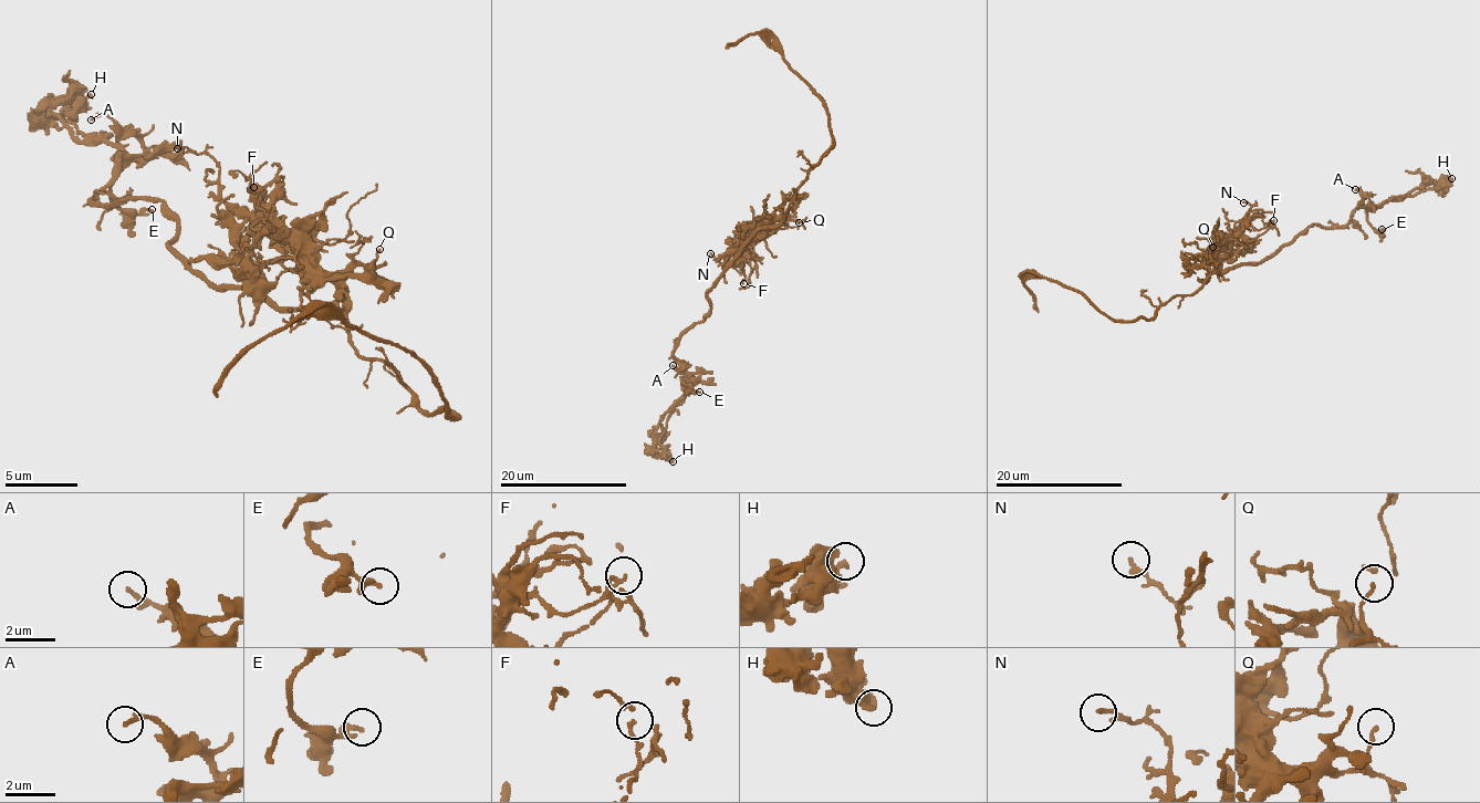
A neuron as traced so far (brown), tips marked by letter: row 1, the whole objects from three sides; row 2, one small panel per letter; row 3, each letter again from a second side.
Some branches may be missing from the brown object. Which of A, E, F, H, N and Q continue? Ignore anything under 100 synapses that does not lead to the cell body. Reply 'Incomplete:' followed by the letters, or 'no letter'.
Incomplete: no letter

